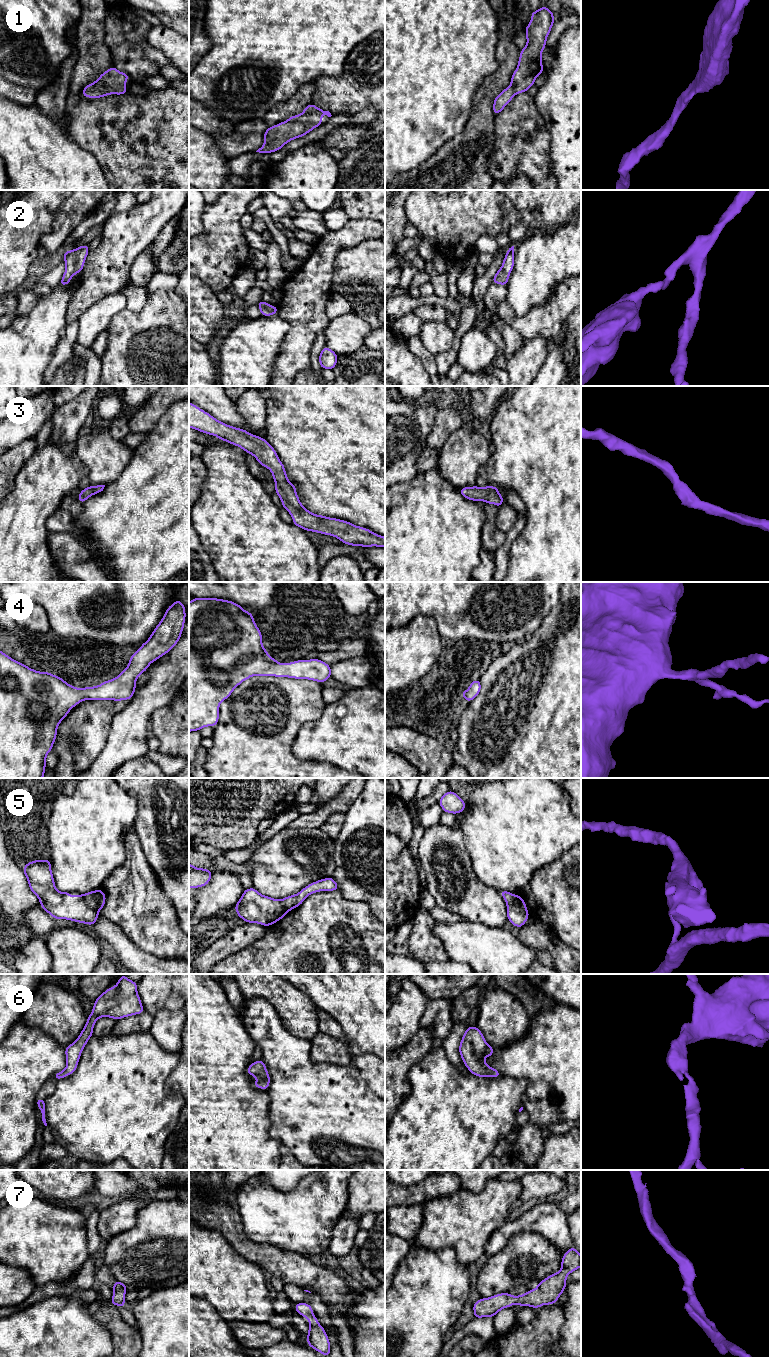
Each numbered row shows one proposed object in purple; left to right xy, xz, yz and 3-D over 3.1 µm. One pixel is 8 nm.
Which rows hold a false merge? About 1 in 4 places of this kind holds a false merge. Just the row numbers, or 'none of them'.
5

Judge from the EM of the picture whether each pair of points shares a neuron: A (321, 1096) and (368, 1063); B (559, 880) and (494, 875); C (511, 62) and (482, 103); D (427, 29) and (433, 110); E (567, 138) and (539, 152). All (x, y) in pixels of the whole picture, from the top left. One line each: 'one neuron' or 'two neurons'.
A: two neurons
B: two neurons
C: one neuron
D: one neuron
E: two neurons

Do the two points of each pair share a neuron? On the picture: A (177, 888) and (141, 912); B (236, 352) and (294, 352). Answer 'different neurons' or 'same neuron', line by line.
A: different neurons
B: different neurons

